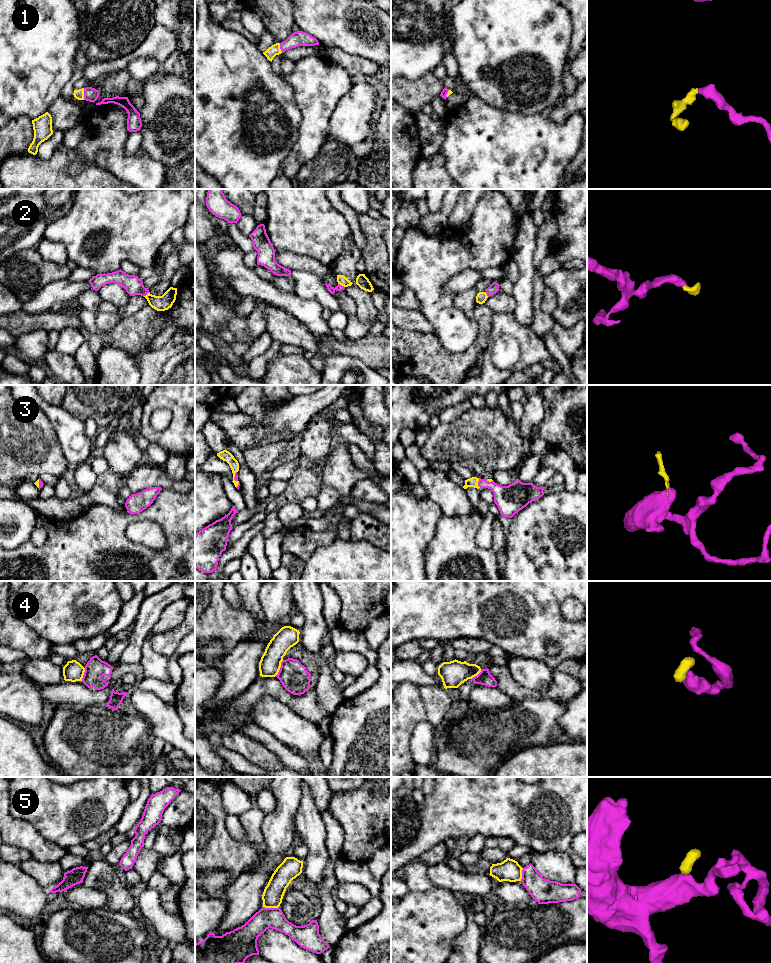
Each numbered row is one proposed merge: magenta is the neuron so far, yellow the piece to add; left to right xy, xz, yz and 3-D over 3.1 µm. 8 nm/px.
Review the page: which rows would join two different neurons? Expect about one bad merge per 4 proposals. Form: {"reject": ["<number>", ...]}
{"reject": ["4", "5"]}

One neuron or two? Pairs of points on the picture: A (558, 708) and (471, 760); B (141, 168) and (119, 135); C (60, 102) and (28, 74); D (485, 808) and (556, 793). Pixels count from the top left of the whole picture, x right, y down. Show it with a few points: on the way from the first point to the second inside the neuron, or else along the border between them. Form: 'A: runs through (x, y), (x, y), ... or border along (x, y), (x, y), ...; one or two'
A: runs through (536, 719), (497, 734), (493, 738); one
B: runs through (131, 167), (118, 154), (118, 145); one
C: border along (61, 95), (51, 104), (47, 111); two
D: runs through (503, 808), (538, 808); one

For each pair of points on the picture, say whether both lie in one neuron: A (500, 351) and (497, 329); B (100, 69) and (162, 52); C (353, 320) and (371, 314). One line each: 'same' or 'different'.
A: same
B: same
C: different

